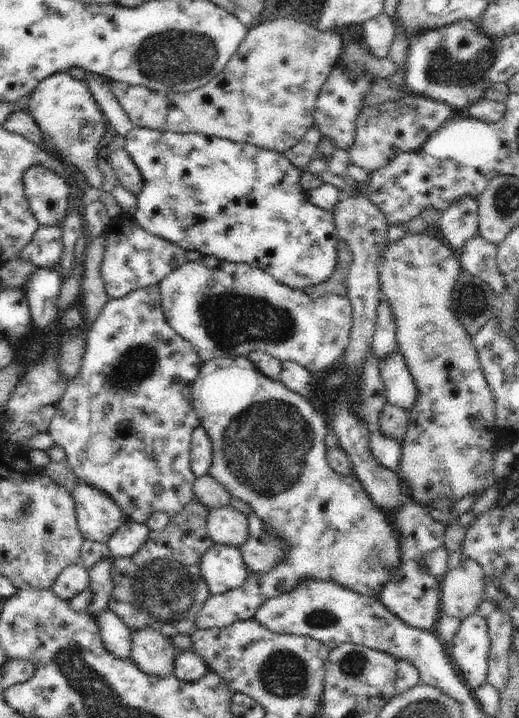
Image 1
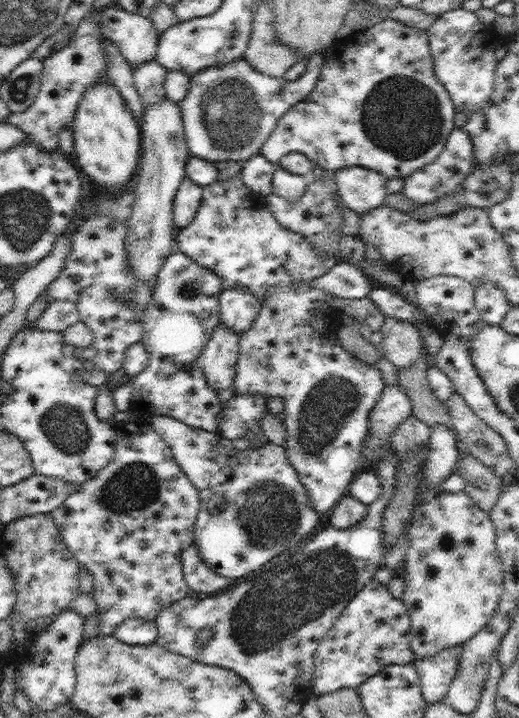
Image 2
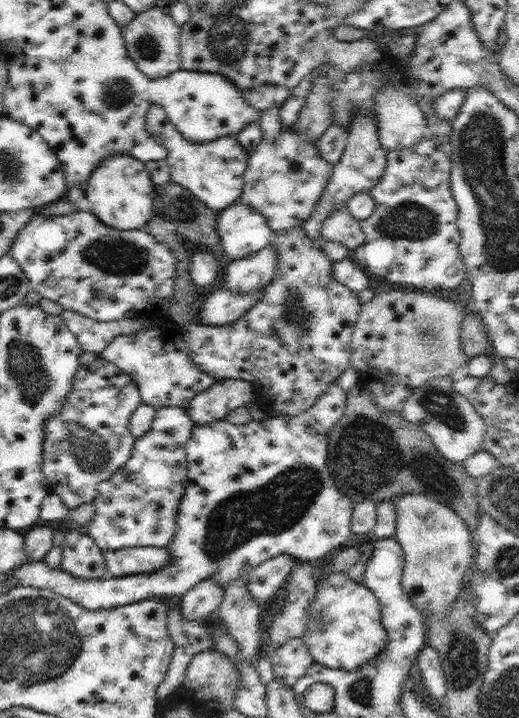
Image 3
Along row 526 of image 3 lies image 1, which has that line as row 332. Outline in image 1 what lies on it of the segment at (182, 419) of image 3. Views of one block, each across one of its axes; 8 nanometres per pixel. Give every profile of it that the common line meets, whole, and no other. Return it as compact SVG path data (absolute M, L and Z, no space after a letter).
M150 285L146 288L139 288L130 294L119 299L111 299L96 317L90 331L85 338L85 353L83 363L76 378L67 384L62 400L59 402L57 413L52 417L48 434L55 440L55 444L66 451L68 464L77 476L78 482L86 483L96 487L115 500L115 503L122 509L126 518L137 523L146 523L152 512L156 510L173 515L188 504L189 500L195 497L193 484L197 476L192 472L191 464L191 434L201 424L196 416L192 404L192 384L198 376L202 360L200 355L193 349L185 338L182 338L168 323L164 310L162 310L161 294L158 285Z

